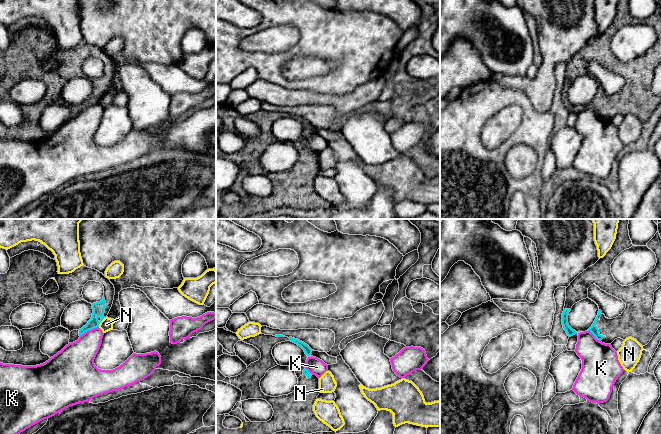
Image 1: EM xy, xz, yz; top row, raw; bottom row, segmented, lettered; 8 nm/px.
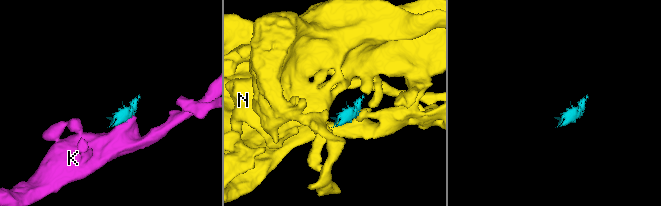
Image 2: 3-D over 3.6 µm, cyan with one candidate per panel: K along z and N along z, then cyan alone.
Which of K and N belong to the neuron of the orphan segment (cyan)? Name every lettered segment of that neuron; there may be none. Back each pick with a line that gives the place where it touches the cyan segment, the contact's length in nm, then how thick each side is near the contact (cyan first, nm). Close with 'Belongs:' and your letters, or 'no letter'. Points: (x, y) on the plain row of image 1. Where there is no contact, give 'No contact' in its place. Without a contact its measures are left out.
Belongs: no letter

